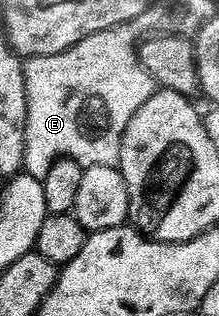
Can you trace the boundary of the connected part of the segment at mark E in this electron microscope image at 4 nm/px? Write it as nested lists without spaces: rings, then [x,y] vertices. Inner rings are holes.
[[[132,22],[122,24],[121,26],[113,26],[109,30],[97,30],[97,34],[89,34],[89,38],[81,38],[81,42],[77,42],[69,50],[65,50],[61,54],[53,54],[52,56],[28,56],[23,60],[23,77],[25,78],[25,88],[27,94],[27,122],[26,122],[26,148],[23,155],[22,171],[28,172],[30,176],[42,177],[49,174],[49,166],[53,166],[55,160],[68,159],[76,160],[81,165],[88,164],[113,164],[118,165],[119,151],[121,150],[121,140],[123,131],[127,123],[137,110],[147,101],[150,96],[157,91],[157,85],[145,70],[145,66],[141,66],[139,61],[138,47],[141,43],[141,35],[139,36],[138,23]]]

